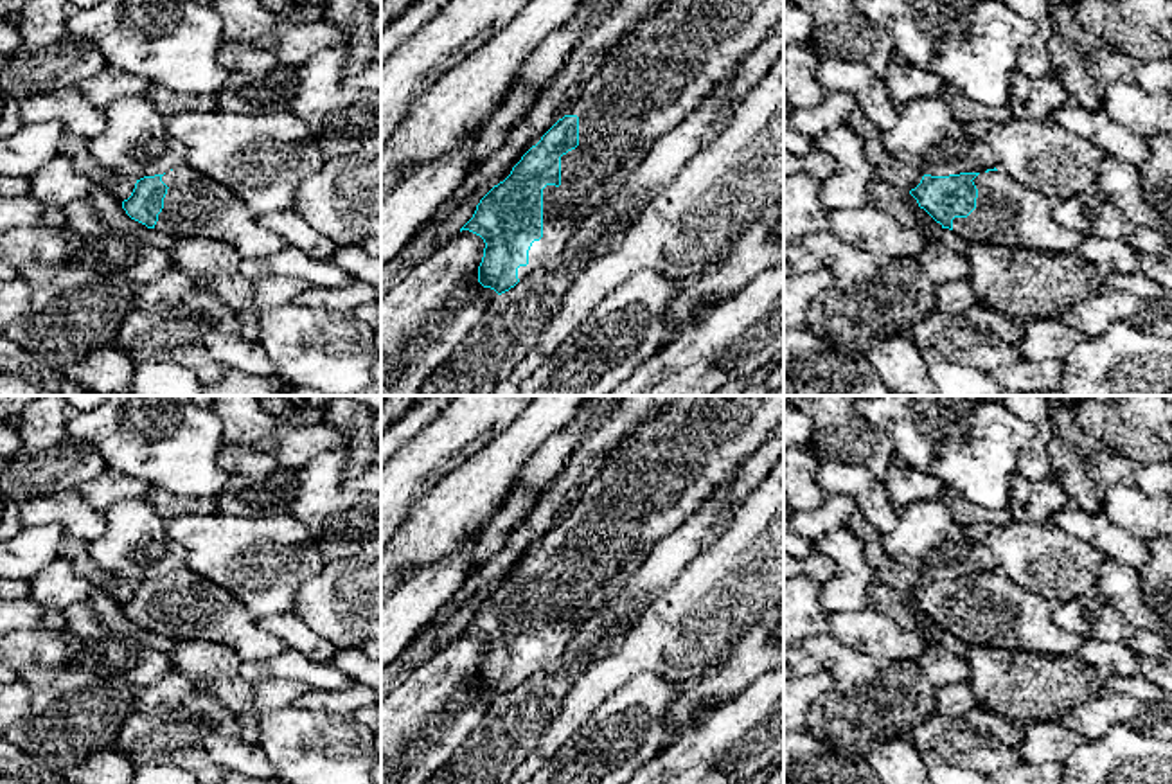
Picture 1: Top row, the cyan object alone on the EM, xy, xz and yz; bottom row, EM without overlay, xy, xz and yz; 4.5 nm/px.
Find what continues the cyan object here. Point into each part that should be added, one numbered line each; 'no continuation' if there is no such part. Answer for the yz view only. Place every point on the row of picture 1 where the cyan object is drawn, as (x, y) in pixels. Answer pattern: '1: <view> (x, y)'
1: yz (1009, 214)

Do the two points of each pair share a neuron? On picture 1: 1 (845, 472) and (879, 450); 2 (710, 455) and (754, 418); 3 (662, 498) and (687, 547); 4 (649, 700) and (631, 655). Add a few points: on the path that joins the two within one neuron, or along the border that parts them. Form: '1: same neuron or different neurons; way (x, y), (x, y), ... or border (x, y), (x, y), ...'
1: different neurons; border (822, 461), (860, 463), (881, 482)
2: same neuron; way (721, 445), (743, 423)
3: different neurons; border (707, 498), (664, 534), (646, 556)
4: different neurons; border (678, 682), (637, 673), (606, 698)

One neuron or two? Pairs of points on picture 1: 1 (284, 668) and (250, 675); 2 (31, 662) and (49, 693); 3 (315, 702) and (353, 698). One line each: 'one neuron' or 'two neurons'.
1: one neuron
2: one neuron
3: one neuron

